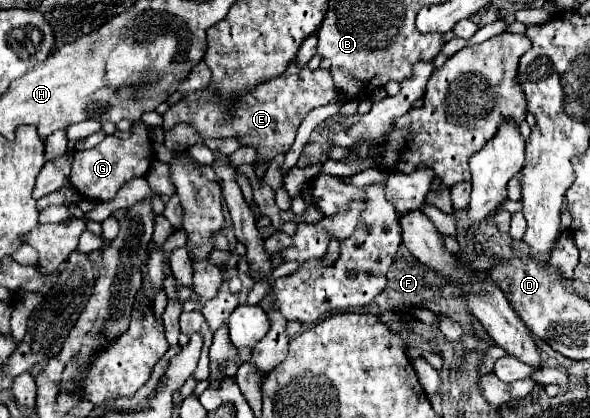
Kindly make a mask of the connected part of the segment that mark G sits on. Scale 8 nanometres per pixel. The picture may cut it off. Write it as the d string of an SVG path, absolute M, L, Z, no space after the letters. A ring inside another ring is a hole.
M139 120L131 126L129 138L107 136L99 146L91 150L81 150L81 152L75 150L69 182L81 196L89 200L107 202L117 194L117 190L125 182L137 176L145 176L151 164L153 164L153 152L151 152L151 140L149 140L149 126Z

